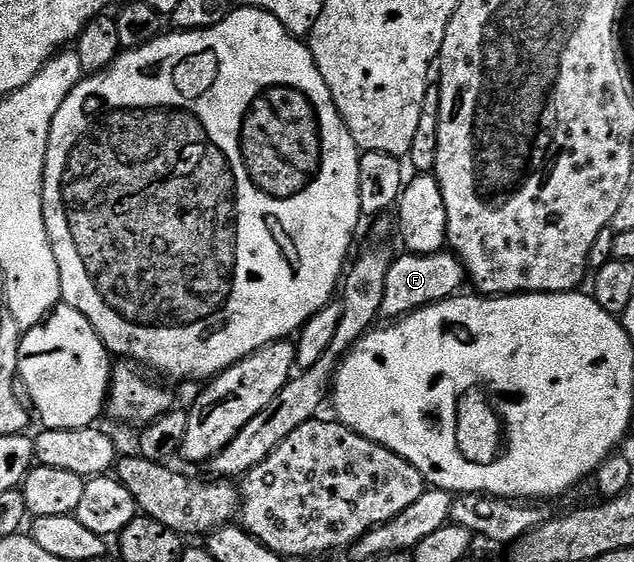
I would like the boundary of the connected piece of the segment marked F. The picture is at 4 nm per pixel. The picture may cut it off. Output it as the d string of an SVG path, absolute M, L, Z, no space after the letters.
M444 249L432 255L412 255L403 253L403 256L392 258L389 277L385 279L385 301L383 302L382 314L388 315L388 320L398 321L404 315L419 310L420 307L427 307L431 303L439 303L442 299L450 299L464 290L468 282L467 271L459 256L450 250Z

